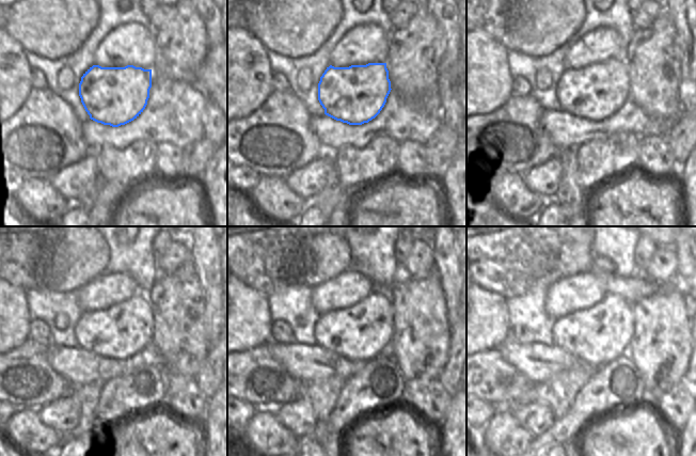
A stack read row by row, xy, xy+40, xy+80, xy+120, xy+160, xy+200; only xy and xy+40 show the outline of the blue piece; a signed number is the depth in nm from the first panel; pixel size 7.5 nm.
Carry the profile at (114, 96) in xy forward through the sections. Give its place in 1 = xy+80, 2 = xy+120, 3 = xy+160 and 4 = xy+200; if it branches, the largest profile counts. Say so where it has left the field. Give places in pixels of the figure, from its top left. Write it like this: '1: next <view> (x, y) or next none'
1: next xy+80 (596, 92)
2: next xy+120 (121, 331)
3: next xy+160 (362, 332)
4: next xy+200 (596, 335)

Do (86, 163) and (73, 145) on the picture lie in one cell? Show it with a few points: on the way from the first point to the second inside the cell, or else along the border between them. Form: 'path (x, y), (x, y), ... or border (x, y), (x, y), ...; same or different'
border (90, 151), (79, 160), (60, 170); different

